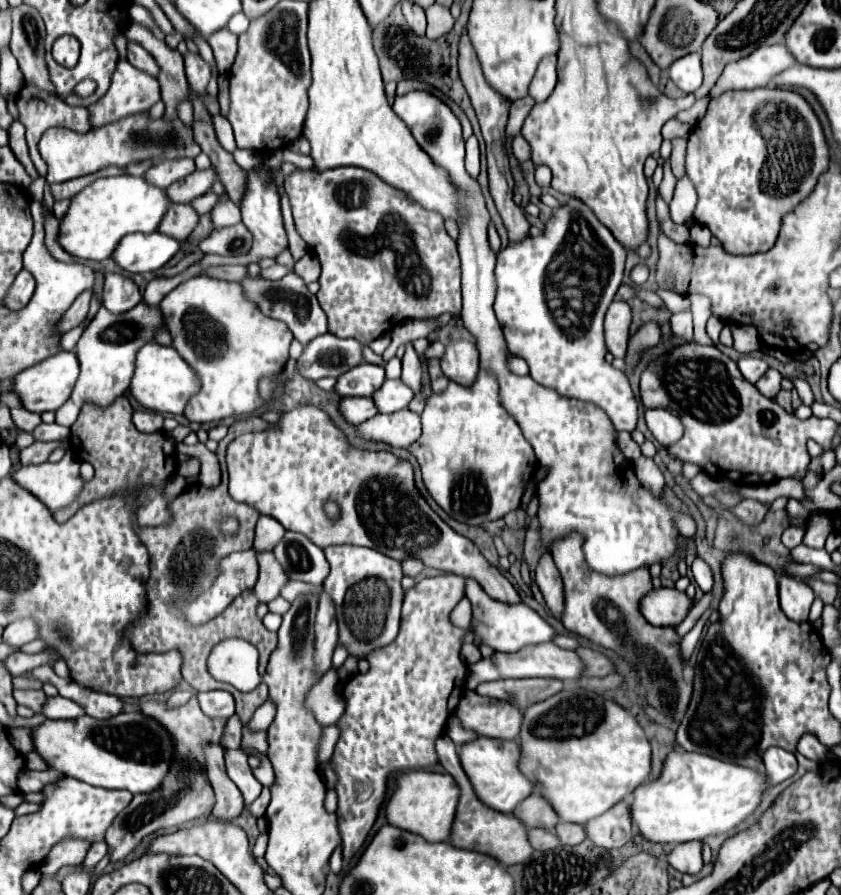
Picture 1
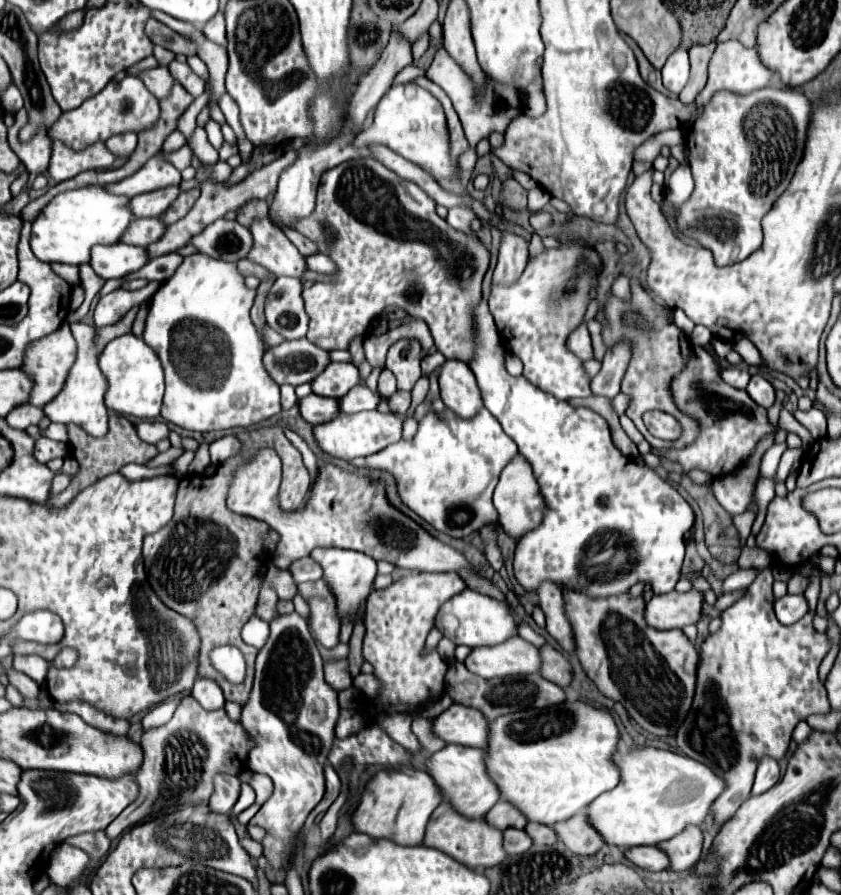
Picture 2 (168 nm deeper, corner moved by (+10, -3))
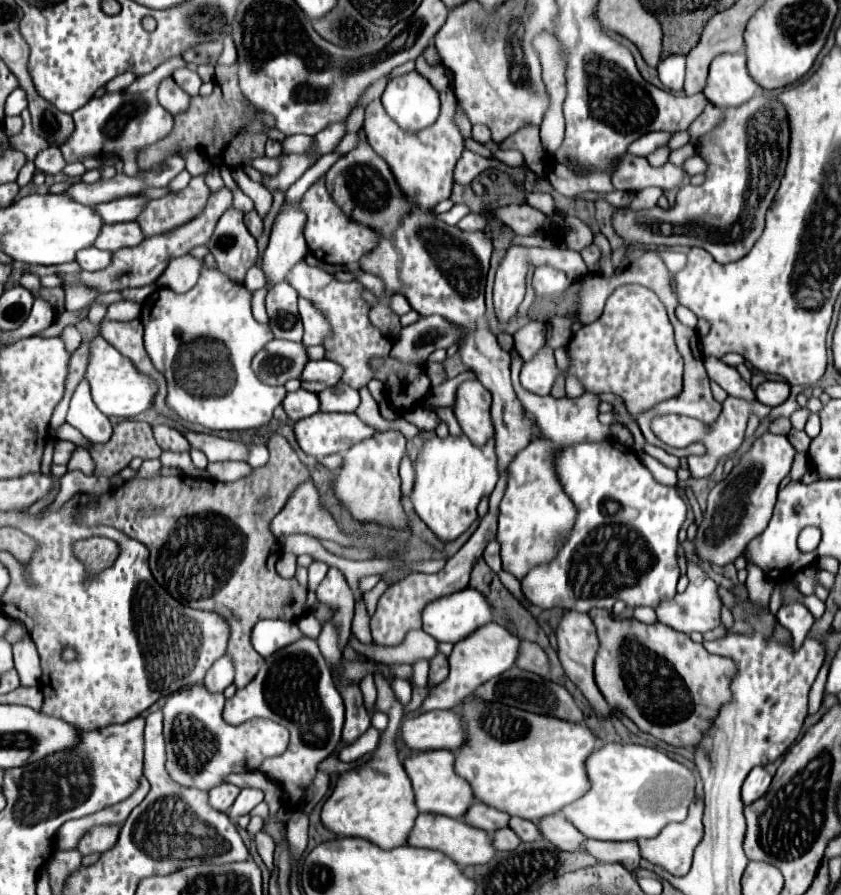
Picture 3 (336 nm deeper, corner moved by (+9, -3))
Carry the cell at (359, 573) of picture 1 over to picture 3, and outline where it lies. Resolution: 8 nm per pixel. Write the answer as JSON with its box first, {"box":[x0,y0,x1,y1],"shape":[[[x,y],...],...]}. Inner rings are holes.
{"box":[271,480,349,546],"shape":[[[311,480],[301,482],[291,492],[287,504],[273,518],[271,530],[275,536],[311,532],[315,538],[335,540],[341,546],[349,546],[331,514],[321,506],[319,494]]]}

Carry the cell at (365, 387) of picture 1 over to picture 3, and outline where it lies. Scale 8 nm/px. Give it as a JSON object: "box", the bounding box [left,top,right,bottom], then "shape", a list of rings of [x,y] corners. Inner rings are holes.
{"box":[301,360,343,394],"shape":[[[309,360],[301,372],[301,386],[309,392],[319,394],[321,390],[335,386],[341,380],[343,370],[339,368],[339,364],[331,362],[331,360]]]}

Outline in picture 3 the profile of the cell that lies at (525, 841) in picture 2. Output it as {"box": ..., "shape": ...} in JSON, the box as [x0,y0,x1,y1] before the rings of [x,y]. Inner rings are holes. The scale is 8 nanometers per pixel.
{"box":[491,828,519,850],"shape":[[[503,828],[503,830],[497,830],[493,832],[491,836],[491,844],[493,848],[497,850],[515,850],[519,846],[519,836],[511,830],[511,828]]]}

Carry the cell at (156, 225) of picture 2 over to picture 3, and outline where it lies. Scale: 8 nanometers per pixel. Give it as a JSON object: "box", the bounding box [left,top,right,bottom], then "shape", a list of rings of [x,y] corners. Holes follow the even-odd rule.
{"box":[93,222,145,252],"shape":[[[119,222],[119,224],[105,224],[93,246],[99,250],[115,252],[125,246],[137,246],[143,240],[145,236],[137,222]]]}

